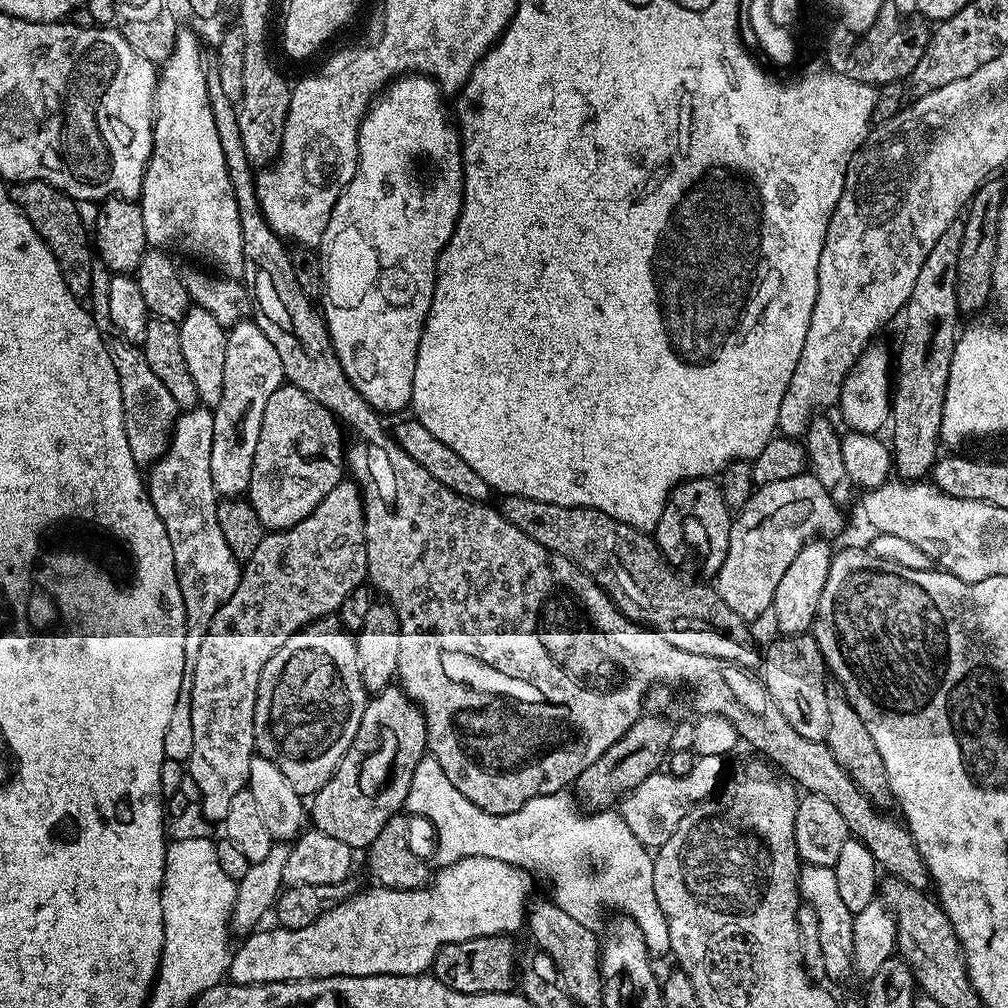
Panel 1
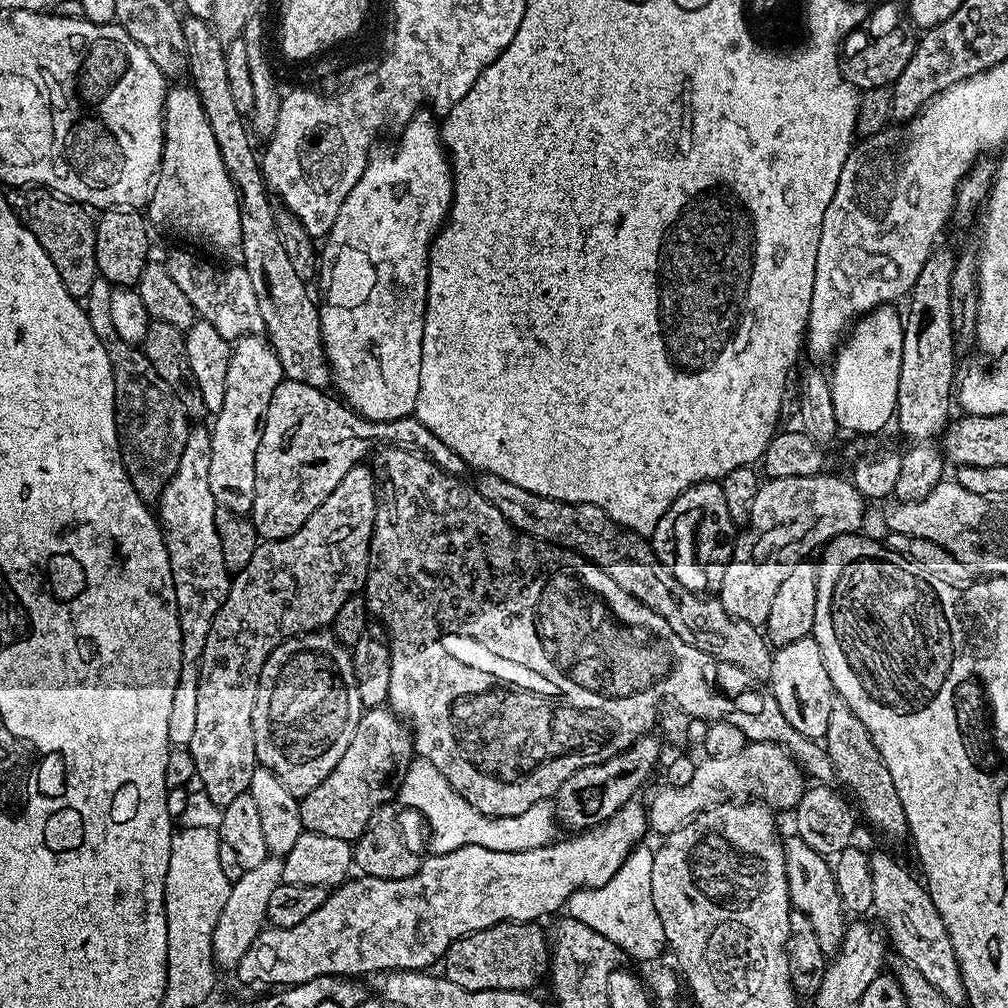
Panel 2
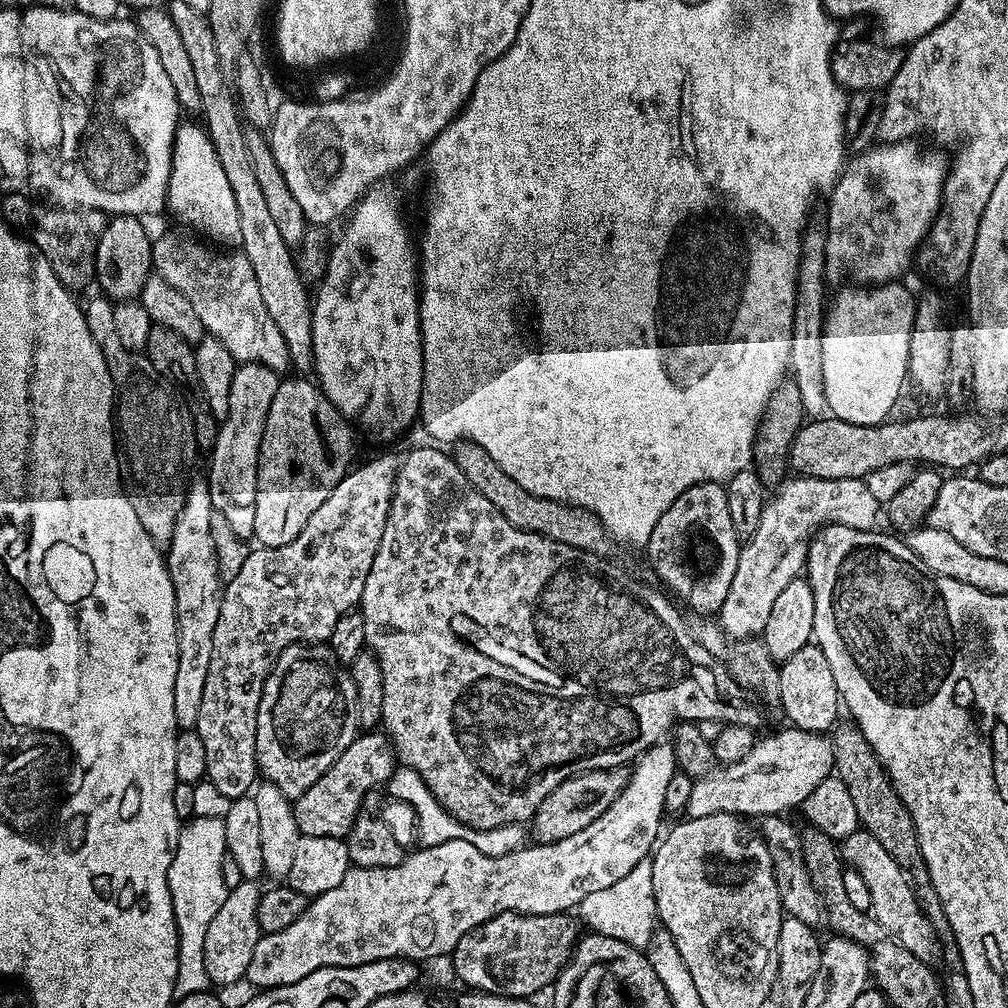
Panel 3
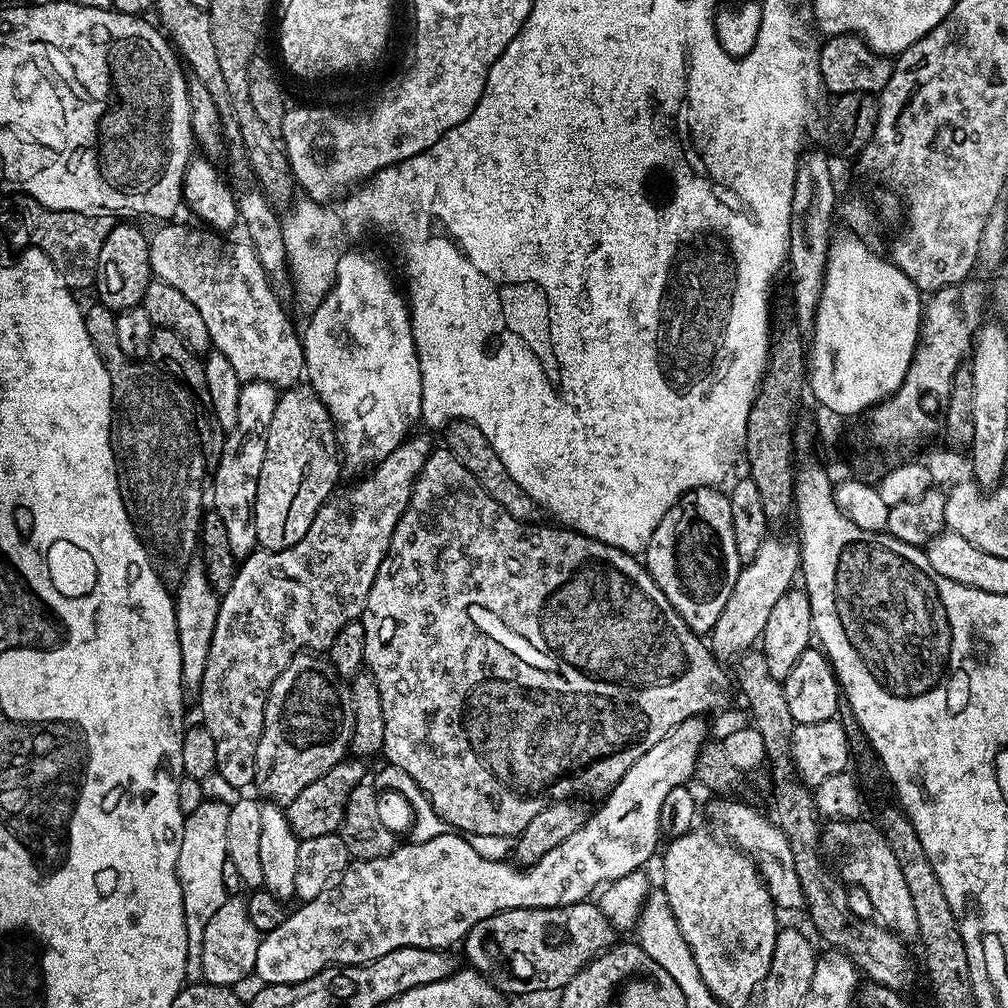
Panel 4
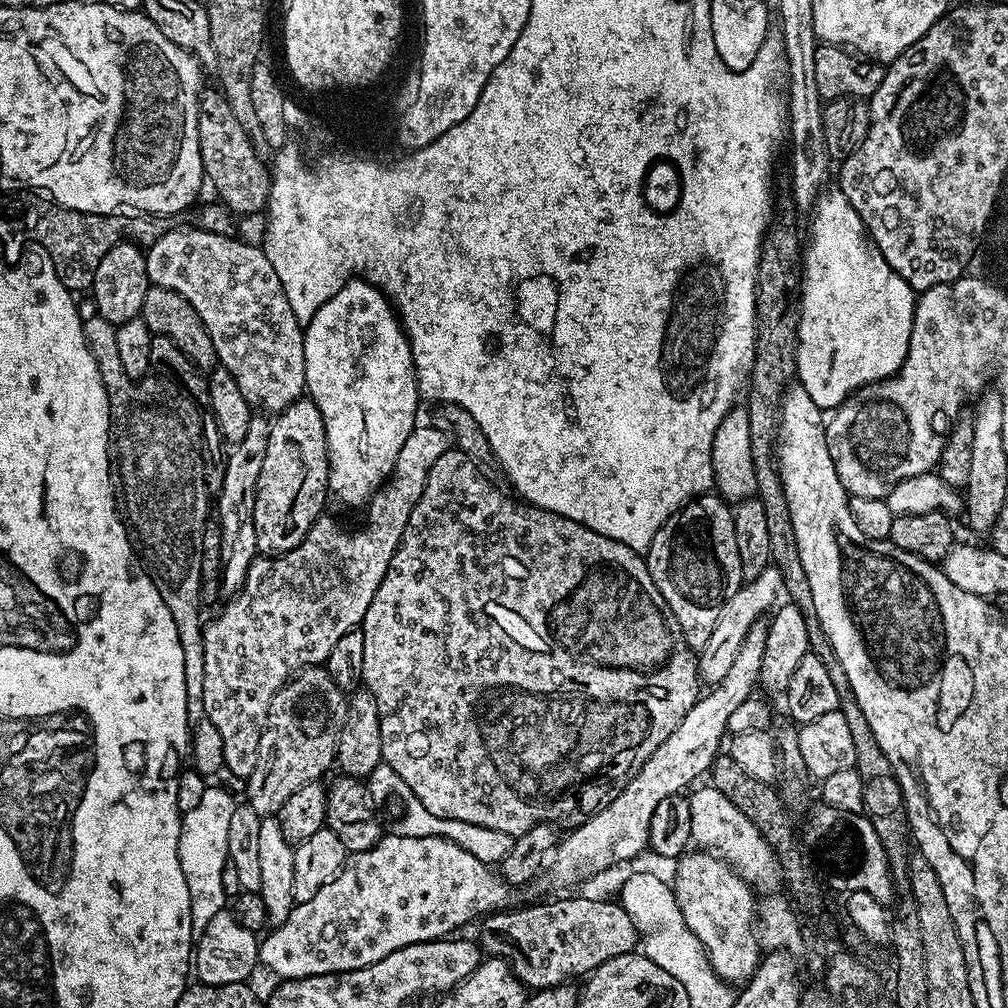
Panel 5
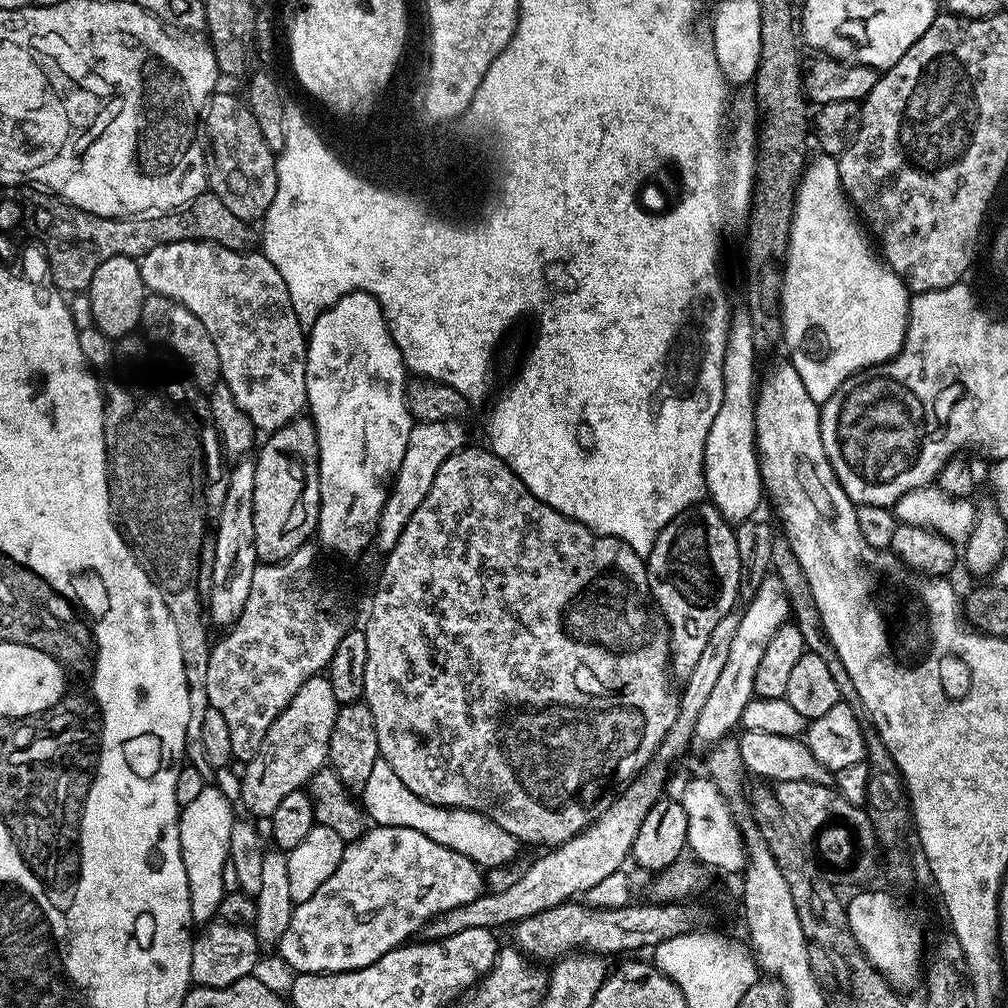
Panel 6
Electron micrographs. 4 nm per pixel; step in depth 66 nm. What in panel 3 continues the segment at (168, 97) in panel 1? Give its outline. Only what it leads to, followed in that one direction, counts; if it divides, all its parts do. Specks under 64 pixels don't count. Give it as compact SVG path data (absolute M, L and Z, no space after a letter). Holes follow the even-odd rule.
M181 123L172 143L172 169L168 179L167 211L173 212L188 228L193 228L201 237L220 246L236 246L240 242L238 205L234 203L234 190L222 171L222 162L214 150L207 131L199 123Z

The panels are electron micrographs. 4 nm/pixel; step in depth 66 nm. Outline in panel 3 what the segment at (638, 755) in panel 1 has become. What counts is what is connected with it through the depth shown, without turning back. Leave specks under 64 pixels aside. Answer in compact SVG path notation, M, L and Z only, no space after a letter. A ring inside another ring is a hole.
M623 767L607 768L605 772L582 772L578 776L571 776L547 796L542 806L538 806L535 816L530 821L531 839L538 844L553 844L562 842L562 838L570 838L570 834L578 834L578 830L586 830L590 822L602 818L602 814L610 810L610 802L614 802L614 798L622 794L622 790L628 784L629 775L629 769Z

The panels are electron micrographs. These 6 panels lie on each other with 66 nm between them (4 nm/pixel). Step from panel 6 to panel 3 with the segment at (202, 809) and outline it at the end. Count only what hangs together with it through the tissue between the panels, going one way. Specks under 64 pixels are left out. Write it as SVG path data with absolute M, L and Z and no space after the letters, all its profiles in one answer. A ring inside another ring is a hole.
M193 815L181 827L178 846L168 871L170 898L174 906L174 922L178 930L178 978L176 996L189 996L209 991L210 981L206 974L204 943L206 930L214 914L226 902L229 888L222 882L222 858L226 854L226 830L219 815Z

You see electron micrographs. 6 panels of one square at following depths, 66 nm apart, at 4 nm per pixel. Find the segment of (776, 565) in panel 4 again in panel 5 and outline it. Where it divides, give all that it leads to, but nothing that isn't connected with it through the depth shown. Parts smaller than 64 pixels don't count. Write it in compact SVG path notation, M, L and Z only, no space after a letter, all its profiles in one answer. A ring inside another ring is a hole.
M769 566L753 580L741 583L740 589L724 603L722 610L718 610L718 622L714 622L710 639L698 652L700 678L705 685L715 686L722 682L722 678L726 678L730 666L734 666L738 658L738 650L742 650L742 642L746 642L746 634L750 634L750 626L754 626L754 622L765 615L768 607L771 609L777 603L776 595L781 595L781 592L780 572L774 566Z

